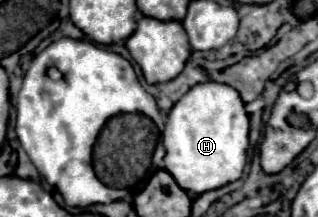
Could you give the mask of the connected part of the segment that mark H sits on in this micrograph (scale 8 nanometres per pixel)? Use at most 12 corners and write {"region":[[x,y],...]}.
{"region":[[194,85],[168,113],[166,171],[192,193],[242,177],[236,89]]}

